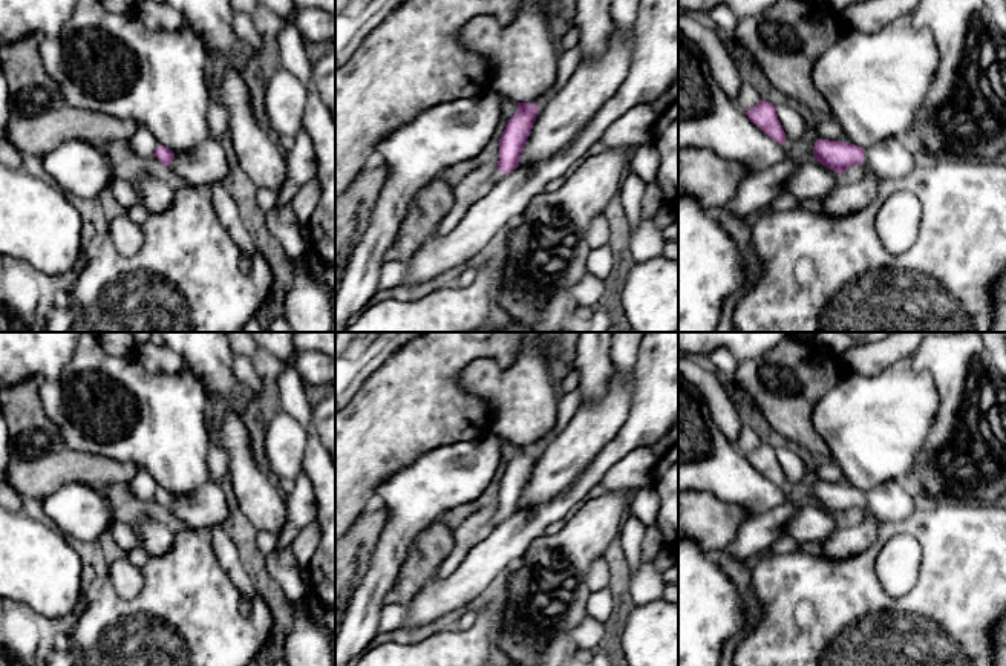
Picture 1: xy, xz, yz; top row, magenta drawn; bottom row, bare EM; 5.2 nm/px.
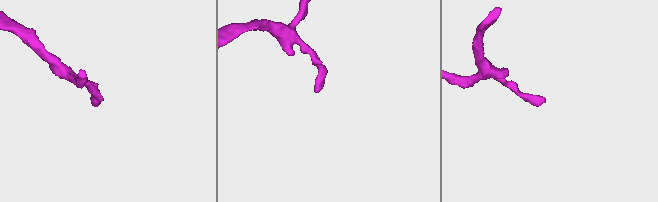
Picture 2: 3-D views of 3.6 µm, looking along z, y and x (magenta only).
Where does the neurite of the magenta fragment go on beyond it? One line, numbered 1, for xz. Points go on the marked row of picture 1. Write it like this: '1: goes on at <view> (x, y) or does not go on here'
1: goes on at xz (498, 175)

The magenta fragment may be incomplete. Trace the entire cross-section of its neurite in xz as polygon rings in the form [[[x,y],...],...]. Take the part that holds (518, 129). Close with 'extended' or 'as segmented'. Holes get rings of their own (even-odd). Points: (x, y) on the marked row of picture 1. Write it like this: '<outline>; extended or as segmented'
[[[518,103],[516,113],[508,119],[499,138],[499,161],[493,173],[493,182],[499,182],[505,175],[519,167],[522,149],[531,133],[539,106]]]; extended

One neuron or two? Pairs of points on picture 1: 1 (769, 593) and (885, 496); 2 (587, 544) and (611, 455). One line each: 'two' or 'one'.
1: two
2: two

